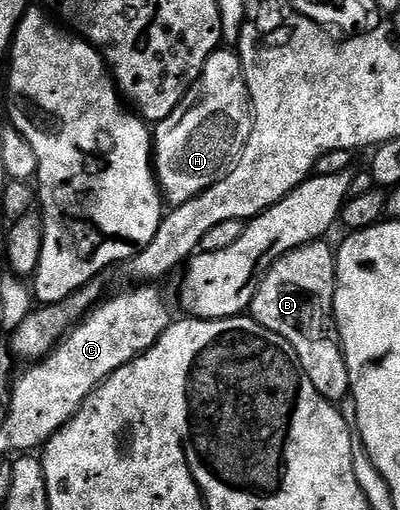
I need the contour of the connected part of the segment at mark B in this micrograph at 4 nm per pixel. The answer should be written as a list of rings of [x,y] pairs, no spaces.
[[[327,241],[306,243],[304,247],[285,253],[259,282],[249,315],[293,345],[301,369],[305,369],[309,381],[313,381],[313,389],[338,405],[350,396],[351,382],[335,324],[336,258],[336,252]]]

